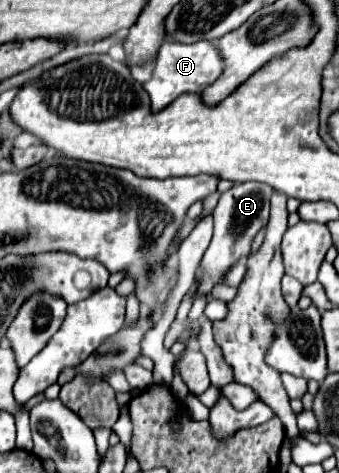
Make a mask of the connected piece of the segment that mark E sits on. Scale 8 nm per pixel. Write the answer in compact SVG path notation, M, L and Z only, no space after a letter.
M247 181L247 183L237 183L235 187L231 187L229 191L225 191L221 195L221 199L219 199L215 211L213 211L213 217L215 217L213 239L211 239L211 243L209 243L201 263L199 263L197 275L195 275L195 285L193 285L195 295L205 295L207 299L211 299L213 287L215 285L223 285L227 271L241 257L247 257L251 253L253 239L257 237L257 233L269 221L269 199L271 199L271 193L273 193L273 189L269 185Z

